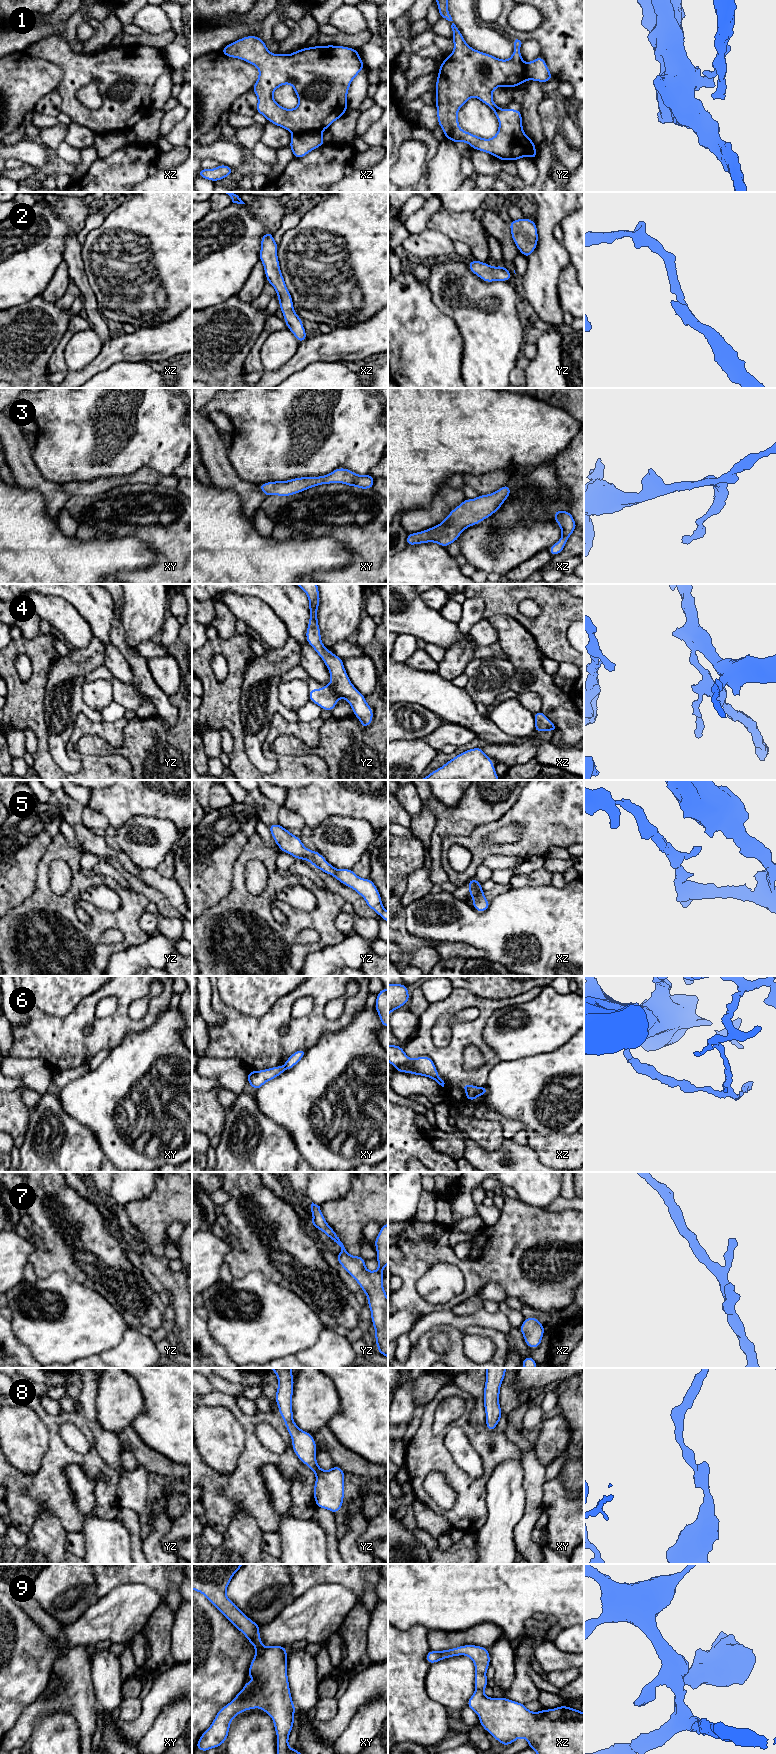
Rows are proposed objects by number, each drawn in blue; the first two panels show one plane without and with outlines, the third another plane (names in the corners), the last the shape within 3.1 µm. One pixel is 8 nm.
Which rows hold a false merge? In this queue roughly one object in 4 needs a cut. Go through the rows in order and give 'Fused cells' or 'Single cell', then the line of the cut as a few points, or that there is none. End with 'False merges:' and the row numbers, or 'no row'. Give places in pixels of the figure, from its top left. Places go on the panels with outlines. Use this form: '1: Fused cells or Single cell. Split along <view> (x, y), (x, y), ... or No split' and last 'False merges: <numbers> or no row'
1: Fused cells. Split along xz (320, 131), (309, 131), (293, 135)
2: Single cell. No split
3: Single cell. No split
4: Single cell. No split
5: Single cell. No split
6: Fused cells. Split along xy (283, 1066), (286, 1069)
7: Single cell. No split
8: Single cell. No split
9: Single cell. No split
False merges: 1, 6

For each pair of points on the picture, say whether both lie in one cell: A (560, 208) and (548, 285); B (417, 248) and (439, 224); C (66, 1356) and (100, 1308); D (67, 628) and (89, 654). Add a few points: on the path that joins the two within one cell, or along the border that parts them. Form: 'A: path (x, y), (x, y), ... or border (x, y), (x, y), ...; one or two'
A: path (547, 227), (547, 266); one
B: border (427, 227), (439, 230), (452, 239); two
C: path (66, 1344), (88, 1320); one
D: border (93, 635), (86, 646), (72, 648); two

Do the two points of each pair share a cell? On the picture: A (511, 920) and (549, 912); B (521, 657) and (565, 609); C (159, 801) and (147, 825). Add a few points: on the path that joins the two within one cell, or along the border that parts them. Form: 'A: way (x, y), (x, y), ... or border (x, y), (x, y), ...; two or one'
A: way (520, 920), (540, 920); one
B: border (520, 623), (533, 637), (540, 650); two
C: border (128, 818), (151, 815), (173, 823); two

